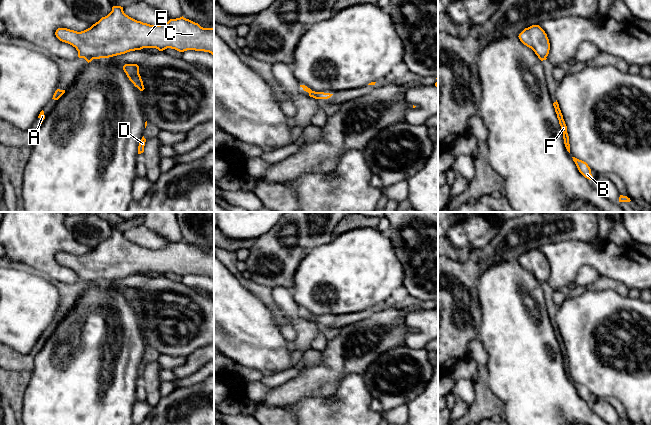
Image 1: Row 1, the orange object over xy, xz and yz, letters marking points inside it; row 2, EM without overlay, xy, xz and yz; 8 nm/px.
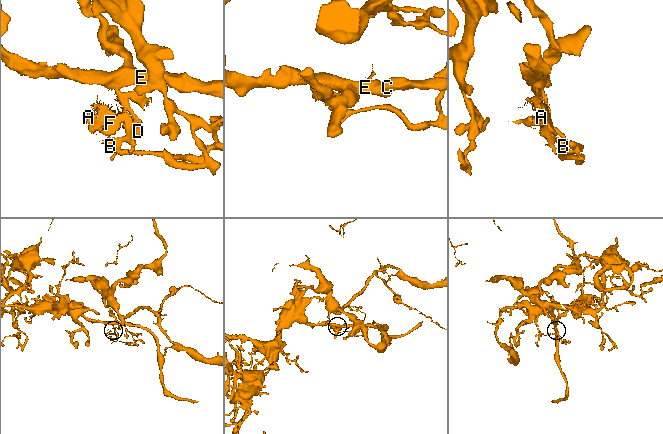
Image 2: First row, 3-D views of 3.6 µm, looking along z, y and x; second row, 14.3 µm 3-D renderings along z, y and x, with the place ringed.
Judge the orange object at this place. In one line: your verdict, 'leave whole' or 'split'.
split

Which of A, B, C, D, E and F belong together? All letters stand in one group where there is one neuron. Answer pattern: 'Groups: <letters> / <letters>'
Groups: A B D F / C E

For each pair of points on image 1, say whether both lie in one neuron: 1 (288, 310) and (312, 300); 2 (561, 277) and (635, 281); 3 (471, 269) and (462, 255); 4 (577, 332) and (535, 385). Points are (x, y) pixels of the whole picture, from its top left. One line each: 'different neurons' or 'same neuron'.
1: different neurons
2: same neuron
3: different neurons
4: different neurons

